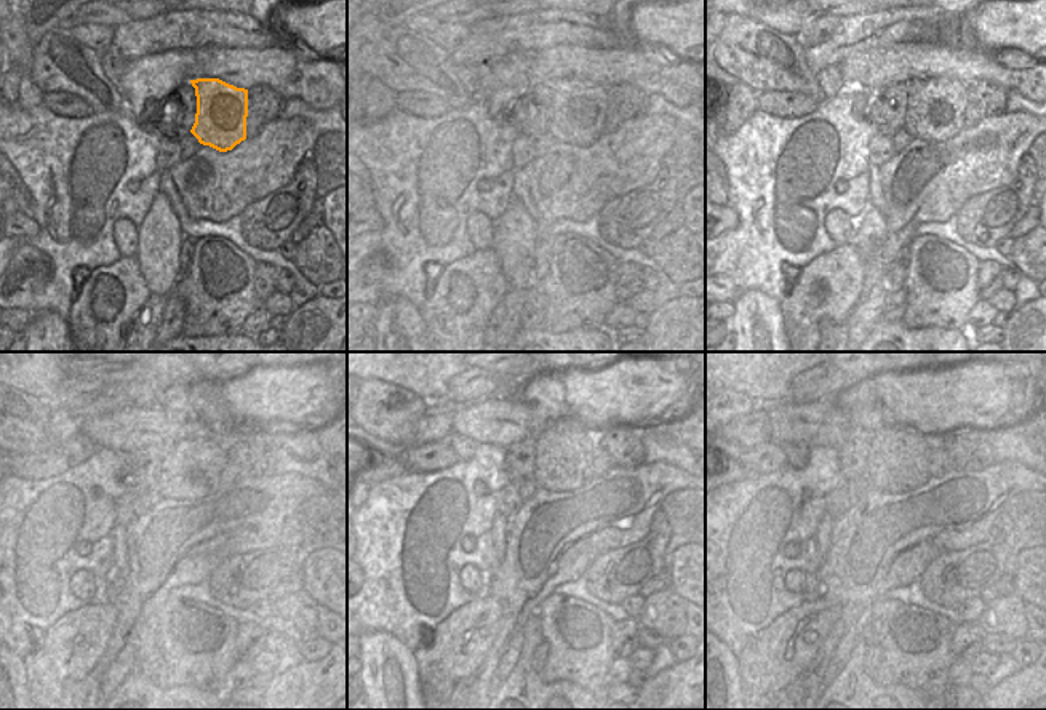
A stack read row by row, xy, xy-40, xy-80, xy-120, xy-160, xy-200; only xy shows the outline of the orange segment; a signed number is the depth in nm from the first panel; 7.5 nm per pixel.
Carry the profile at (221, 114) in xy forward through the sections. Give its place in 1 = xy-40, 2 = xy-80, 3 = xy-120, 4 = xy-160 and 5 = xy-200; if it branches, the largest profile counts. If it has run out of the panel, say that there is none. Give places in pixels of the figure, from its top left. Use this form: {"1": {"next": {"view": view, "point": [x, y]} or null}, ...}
{"1": {"next": {"view": "xy-40", "point": [576, 114]}}, "2": {"next": {"view": "xy-80", "point": [936, 107]}}, "3": {"next": {"view": "xy-120", "point": [218, 461]}}, "4": {"next": {"view": "xy-160", "point": [576, 458]}}, "5": {"next": {"view": "xy-200", "point": [926, 456]}}}

